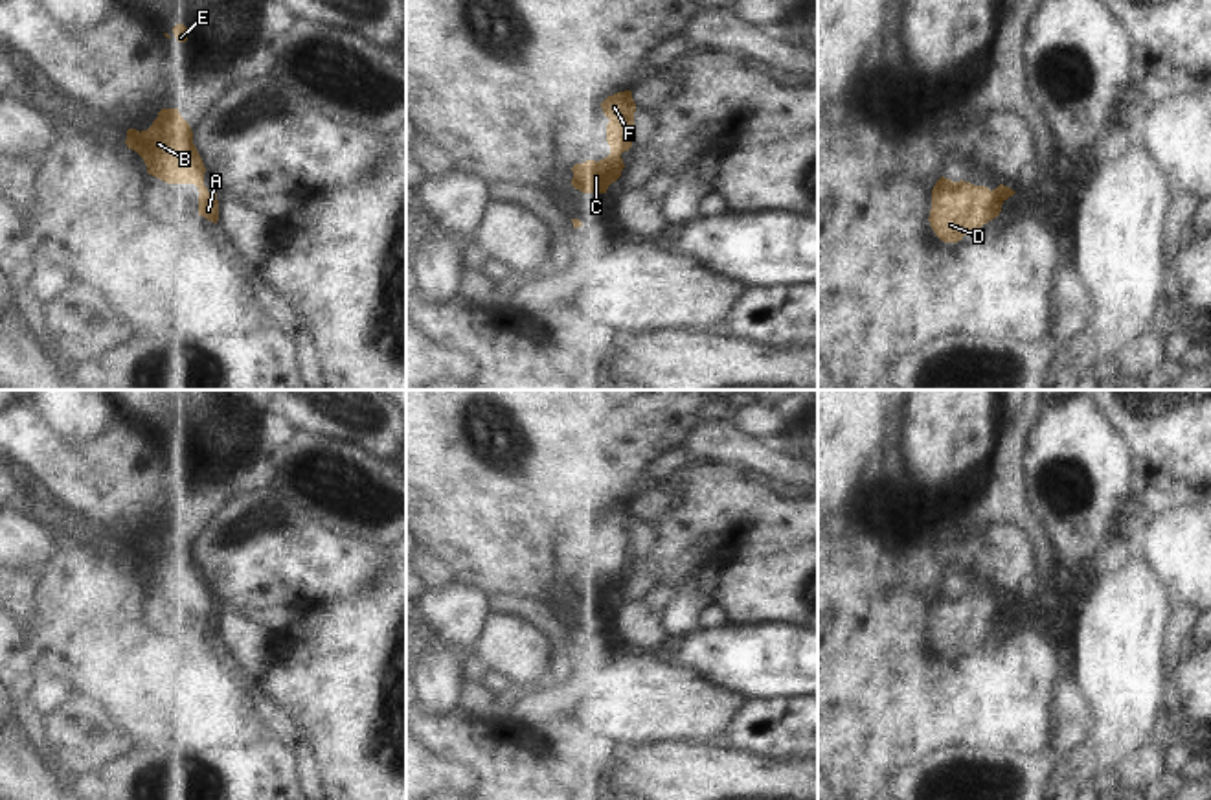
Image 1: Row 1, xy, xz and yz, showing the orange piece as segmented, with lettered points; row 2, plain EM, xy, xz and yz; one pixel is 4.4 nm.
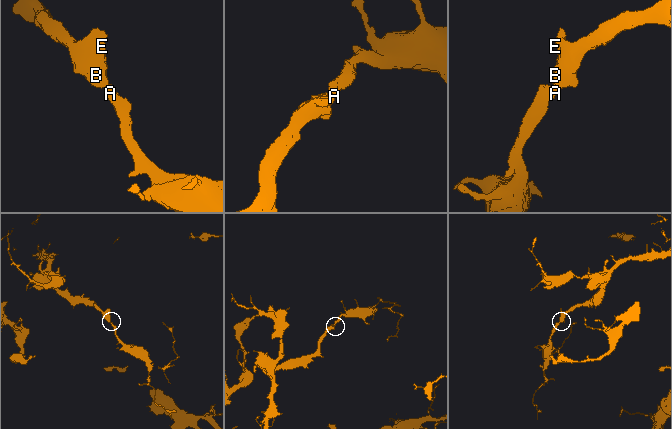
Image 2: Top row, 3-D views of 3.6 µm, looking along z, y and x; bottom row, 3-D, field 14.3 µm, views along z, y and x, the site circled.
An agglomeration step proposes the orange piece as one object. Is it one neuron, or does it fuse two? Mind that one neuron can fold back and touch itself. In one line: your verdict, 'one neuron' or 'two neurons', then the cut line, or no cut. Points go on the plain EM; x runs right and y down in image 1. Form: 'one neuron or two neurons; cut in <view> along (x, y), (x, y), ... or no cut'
one neuron; no cut

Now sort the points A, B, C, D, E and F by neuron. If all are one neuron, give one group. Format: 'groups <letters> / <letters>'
groups A B C D E F

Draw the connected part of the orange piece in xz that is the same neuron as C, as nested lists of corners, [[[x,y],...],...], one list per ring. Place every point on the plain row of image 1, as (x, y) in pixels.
[[[632,504],[608,508],[601,520],[610,531],[606,537],[606,554],[610,566],[599,574],[586,572],[572,579],[572,598],[583,605],[606,605],[608,598],[621,589],[625,579],[621,566],[632,559],[636,515]]]

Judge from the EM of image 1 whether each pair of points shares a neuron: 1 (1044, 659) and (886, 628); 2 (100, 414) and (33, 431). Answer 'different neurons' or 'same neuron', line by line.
1: same neuron
2: different neurons

